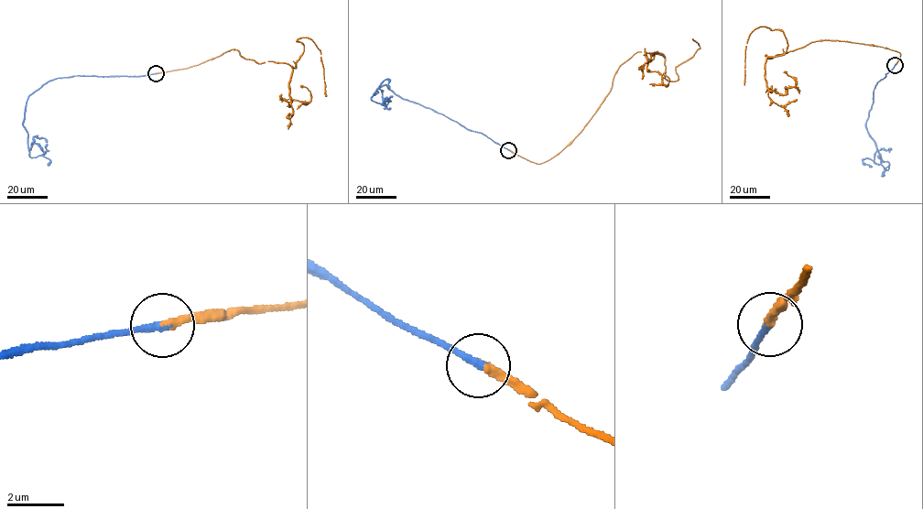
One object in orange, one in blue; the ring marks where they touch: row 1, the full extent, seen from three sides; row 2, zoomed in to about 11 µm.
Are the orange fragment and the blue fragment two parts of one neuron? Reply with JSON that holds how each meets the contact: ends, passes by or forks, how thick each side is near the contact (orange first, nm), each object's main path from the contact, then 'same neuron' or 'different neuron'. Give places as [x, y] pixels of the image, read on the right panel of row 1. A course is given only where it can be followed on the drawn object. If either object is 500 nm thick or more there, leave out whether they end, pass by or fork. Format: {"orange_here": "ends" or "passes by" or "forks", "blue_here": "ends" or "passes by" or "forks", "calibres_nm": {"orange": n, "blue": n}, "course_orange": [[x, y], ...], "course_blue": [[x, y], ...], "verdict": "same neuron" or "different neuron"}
{"orange_here": "ends", "blue_here": "ends", "calibres_nm": {"orange": 280, "blue": 280}, "course_orange": [[895, 65], [895, 50], [836, 40], [768, 58], [787, 45], [783, 32], [762, 26], [747, 40], [744, 85]], "course_blue": [[895, 65], [877, 82], [866, 124], [881, 158], [880, 163], [874, 161], [876, 151], [890, 148], [889, 152]], "verdict": "same neuron"}

